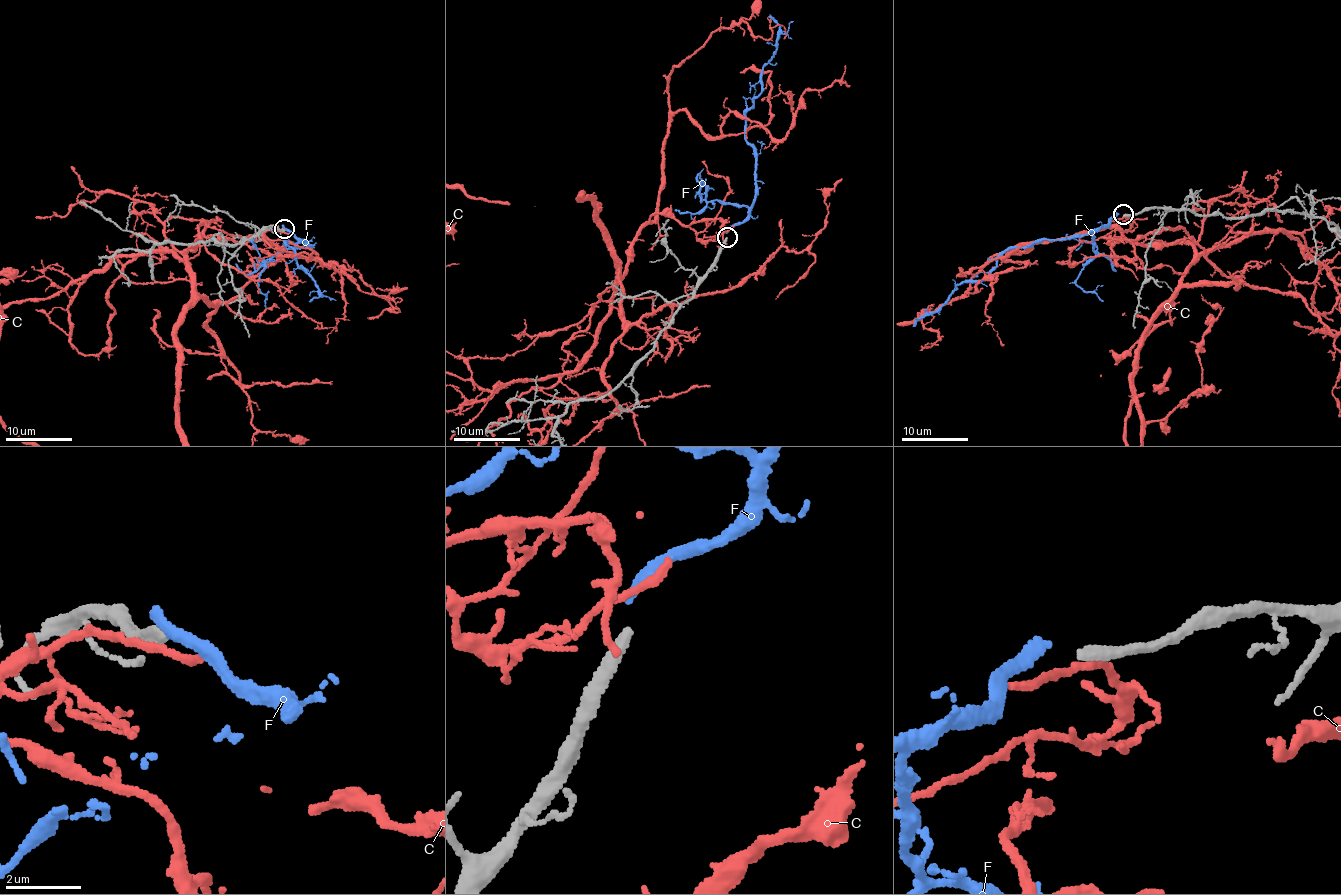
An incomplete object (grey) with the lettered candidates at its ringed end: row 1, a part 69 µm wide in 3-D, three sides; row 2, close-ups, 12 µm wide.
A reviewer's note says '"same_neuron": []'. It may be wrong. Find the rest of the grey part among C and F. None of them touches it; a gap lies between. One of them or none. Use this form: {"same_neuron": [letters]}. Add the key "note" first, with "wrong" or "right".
{"note": "right", "same_neuron": []}

